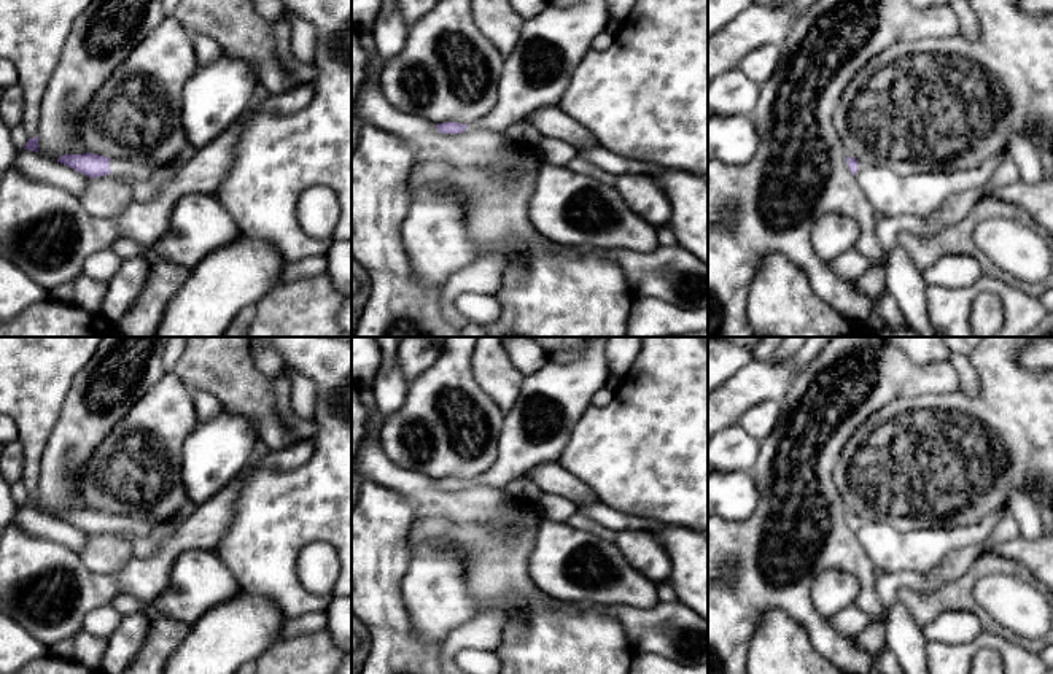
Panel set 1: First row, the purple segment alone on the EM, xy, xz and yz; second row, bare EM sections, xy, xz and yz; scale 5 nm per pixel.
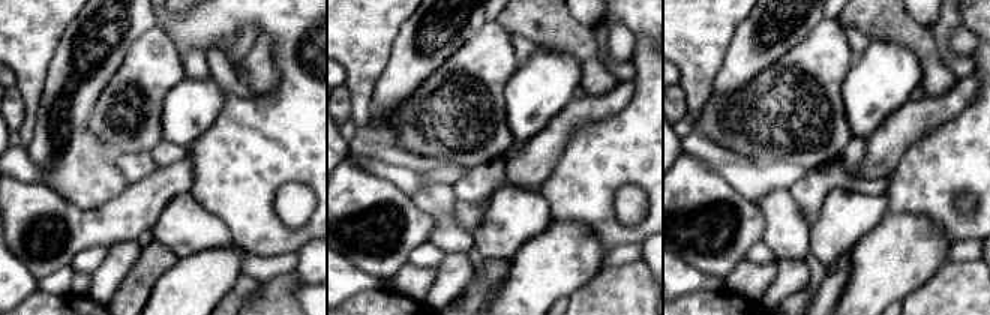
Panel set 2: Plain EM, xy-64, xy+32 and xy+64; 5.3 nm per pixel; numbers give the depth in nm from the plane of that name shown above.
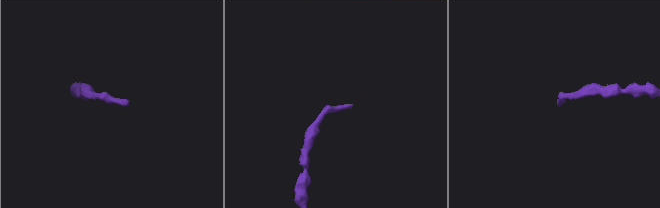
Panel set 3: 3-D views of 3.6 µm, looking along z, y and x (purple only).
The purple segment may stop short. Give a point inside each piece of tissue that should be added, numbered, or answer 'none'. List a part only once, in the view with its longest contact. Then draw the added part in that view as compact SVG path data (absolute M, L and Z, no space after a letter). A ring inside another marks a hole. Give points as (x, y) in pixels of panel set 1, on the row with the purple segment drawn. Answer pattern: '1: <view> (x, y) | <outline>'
1: xy (137, 172) | M121 159L110 161L110 170L113 175L127 176L132 183L146 181L154 170L161 165L154 164L142 164L142 162L129 162Z

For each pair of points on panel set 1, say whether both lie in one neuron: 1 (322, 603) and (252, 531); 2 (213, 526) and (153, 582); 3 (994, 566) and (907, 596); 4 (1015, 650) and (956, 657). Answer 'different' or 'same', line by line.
1: same
2: same
3: same
4: same

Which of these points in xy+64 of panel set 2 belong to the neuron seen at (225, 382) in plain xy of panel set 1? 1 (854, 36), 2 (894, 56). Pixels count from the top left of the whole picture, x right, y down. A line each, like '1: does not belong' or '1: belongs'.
1: does not belong
2: does not belong

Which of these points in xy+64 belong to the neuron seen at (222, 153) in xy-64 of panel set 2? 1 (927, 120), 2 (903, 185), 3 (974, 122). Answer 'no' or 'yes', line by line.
1: no
2: yes
3: yes

